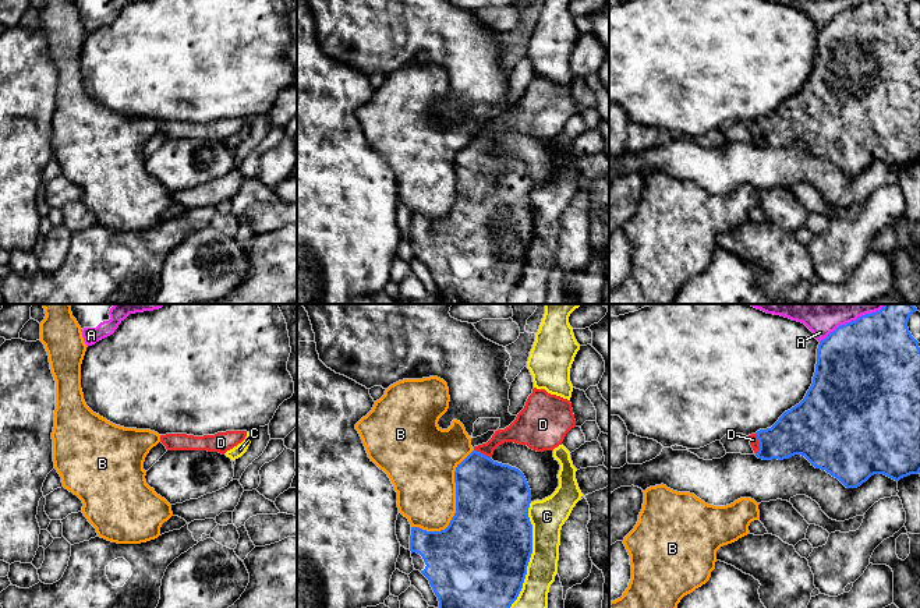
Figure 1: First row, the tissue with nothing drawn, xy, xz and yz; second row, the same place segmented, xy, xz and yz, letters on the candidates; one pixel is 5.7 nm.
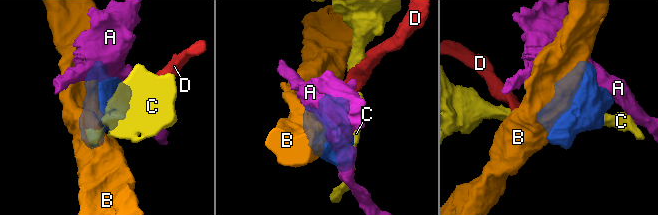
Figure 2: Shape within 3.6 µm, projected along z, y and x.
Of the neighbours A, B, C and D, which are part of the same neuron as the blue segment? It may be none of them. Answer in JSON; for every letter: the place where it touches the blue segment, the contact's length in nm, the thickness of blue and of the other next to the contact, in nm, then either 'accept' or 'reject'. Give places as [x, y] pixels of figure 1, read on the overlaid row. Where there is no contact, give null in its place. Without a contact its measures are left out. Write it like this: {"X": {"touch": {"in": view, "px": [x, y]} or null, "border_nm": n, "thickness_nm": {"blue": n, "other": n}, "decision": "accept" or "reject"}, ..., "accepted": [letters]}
{"A": {"touch": {"in": "yz", "px": [852, 321]}, "border_nm": 440, "thickness_nm": {"blue": 500, "other": 300}, "decision": "reject"}, "B": {"touch": {"in": "xz", "px": [456, 505]}, "border_nm": 600, "thickness_nm": {"blue": 460, "other": 360}, "decision": "reject"}, "C": {"touch": {"in": "xz", "px": [530, 555]}, "border_nm": 600, "thickness_nm": {"blue": 500, "other": 200}, "decision": "reject"}, "D": {"touch": {"in": "yz", "px": [758, 442]}, "border_nm": 120, "thickness_nm": {"blue": 280, "other": 50}, "decision": "accept"}, "accepted": ["D"]}

